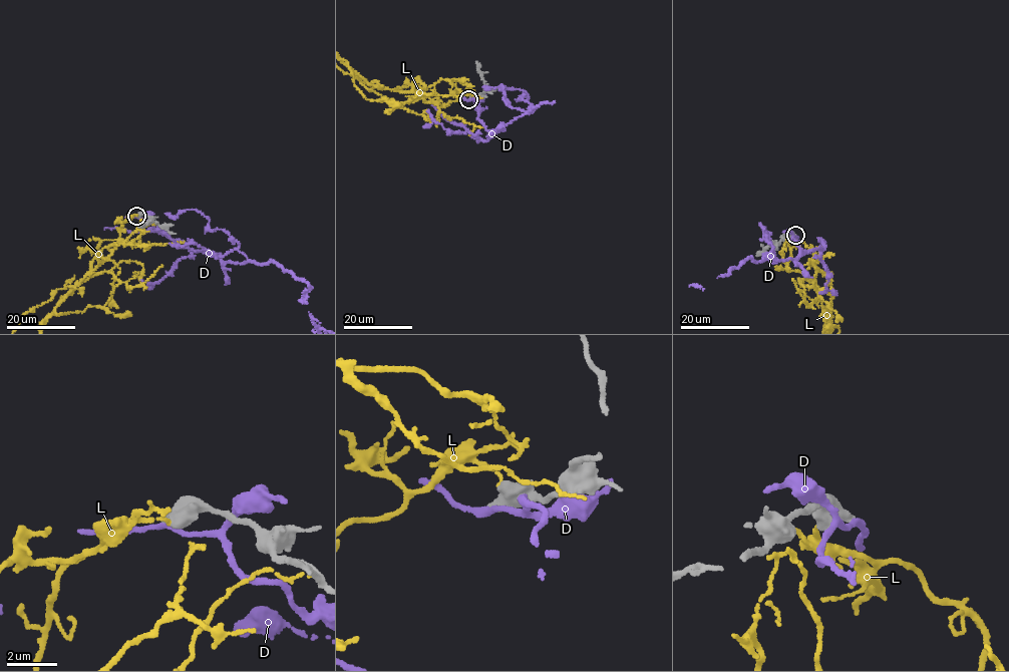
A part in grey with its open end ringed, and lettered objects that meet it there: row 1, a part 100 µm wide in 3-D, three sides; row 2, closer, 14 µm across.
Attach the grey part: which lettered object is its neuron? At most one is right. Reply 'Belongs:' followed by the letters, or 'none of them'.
Belongs: none of them

